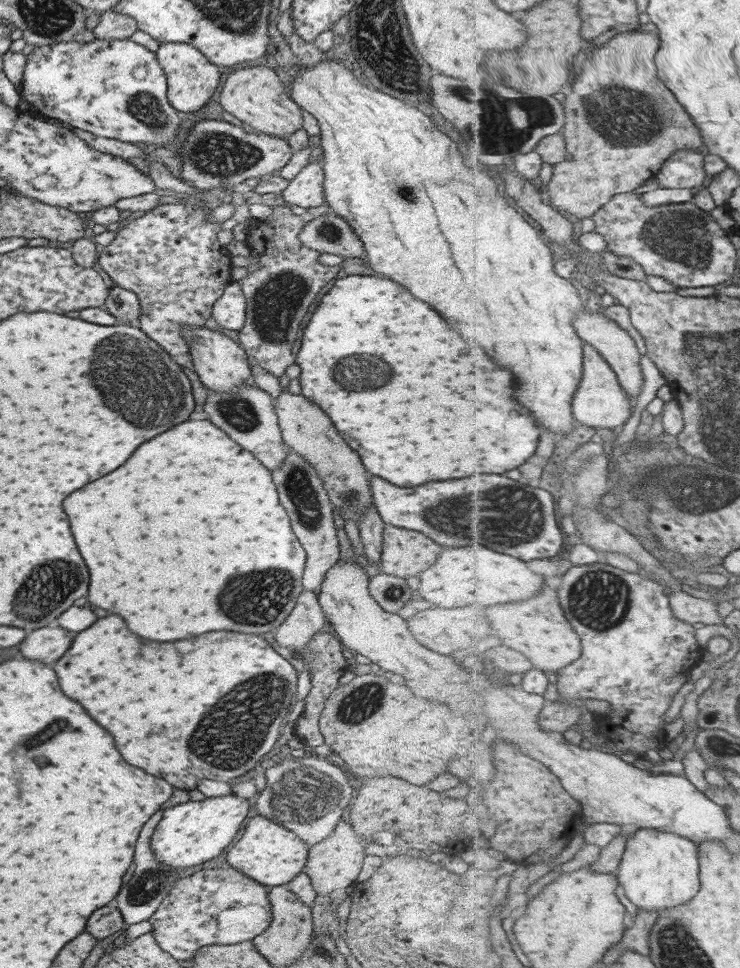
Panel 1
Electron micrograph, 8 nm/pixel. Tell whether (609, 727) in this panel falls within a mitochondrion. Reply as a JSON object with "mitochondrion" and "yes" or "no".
{"mitochondrion":"no"}

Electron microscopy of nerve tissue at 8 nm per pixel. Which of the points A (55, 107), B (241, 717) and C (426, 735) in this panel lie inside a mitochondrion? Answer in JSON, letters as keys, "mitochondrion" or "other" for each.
{"A":"other","B":"mitochondrion","C":"other"}

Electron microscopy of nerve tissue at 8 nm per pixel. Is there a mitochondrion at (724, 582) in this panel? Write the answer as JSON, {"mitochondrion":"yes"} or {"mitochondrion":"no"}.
{"mitochondrion":"no"}

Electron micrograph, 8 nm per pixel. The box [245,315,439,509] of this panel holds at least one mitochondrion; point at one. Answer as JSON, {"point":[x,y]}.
{"point":[369,368]}

